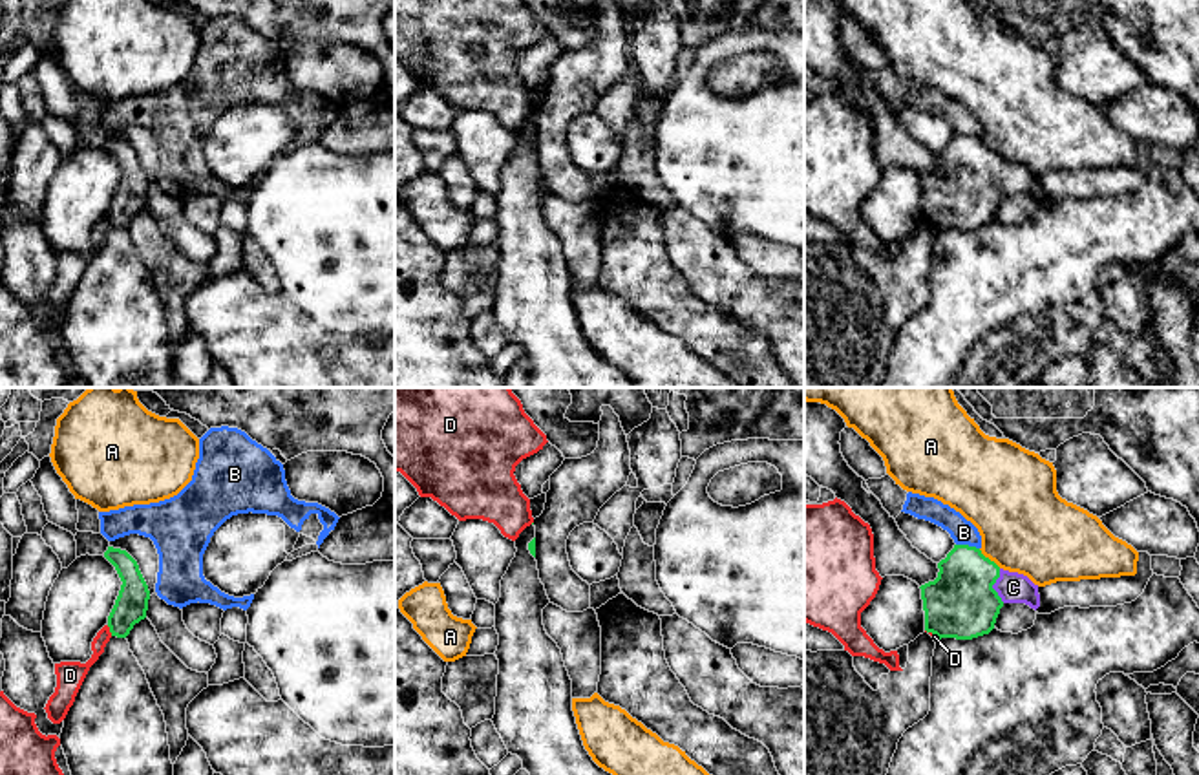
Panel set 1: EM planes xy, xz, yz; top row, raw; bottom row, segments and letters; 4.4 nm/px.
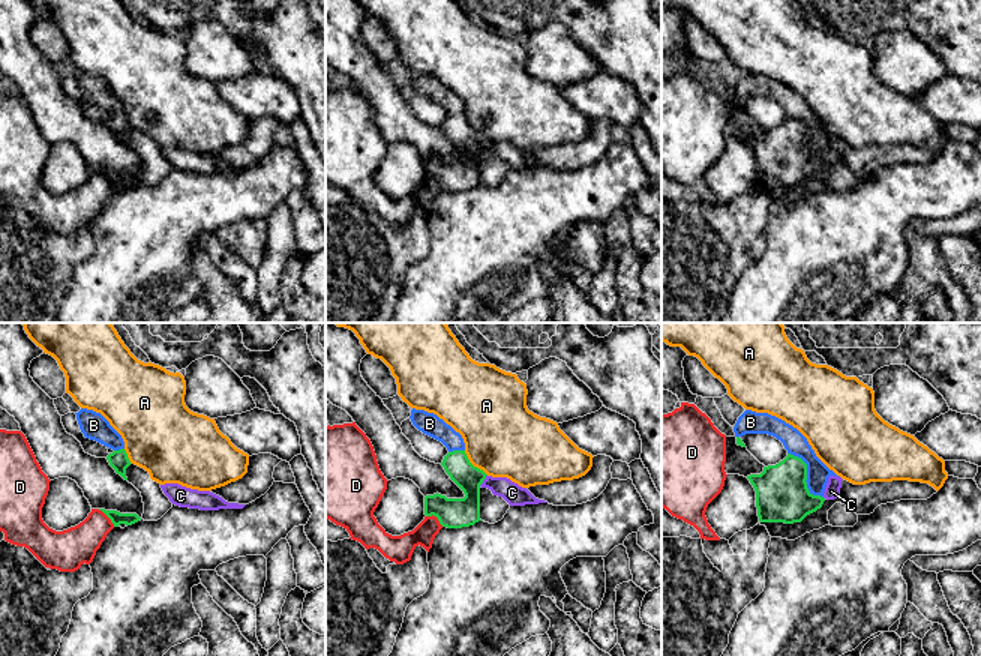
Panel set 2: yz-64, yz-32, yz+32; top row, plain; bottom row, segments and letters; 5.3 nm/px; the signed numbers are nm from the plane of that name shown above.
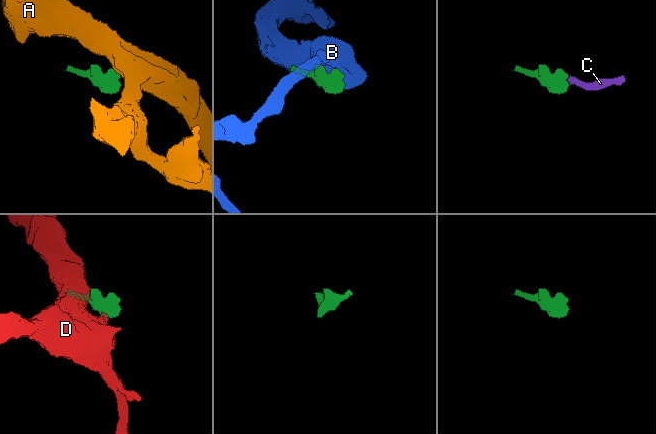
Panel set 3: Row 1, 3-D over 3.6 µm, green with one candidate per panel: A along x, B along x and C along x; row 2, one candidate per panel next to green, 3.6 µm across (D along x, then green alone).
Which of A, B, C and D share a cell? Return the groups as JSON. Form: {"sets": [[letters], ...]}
{"sets": [["A"], ["B"], ["C"], ["D"]]}

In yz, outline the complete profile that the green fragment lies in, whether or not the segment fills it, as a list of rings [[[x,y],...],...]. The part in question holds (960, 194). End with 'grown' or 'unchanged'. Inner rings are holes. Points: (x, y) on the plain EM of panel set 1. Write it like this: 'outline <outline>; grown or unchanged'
outline [[[954,135],[938,159],[938,168],[919,179],[925,221],[939,230],[989,225],[1005,194],[1040,197],[1038,175],[1024,165],[1000,159],[976,137]]]; grown

